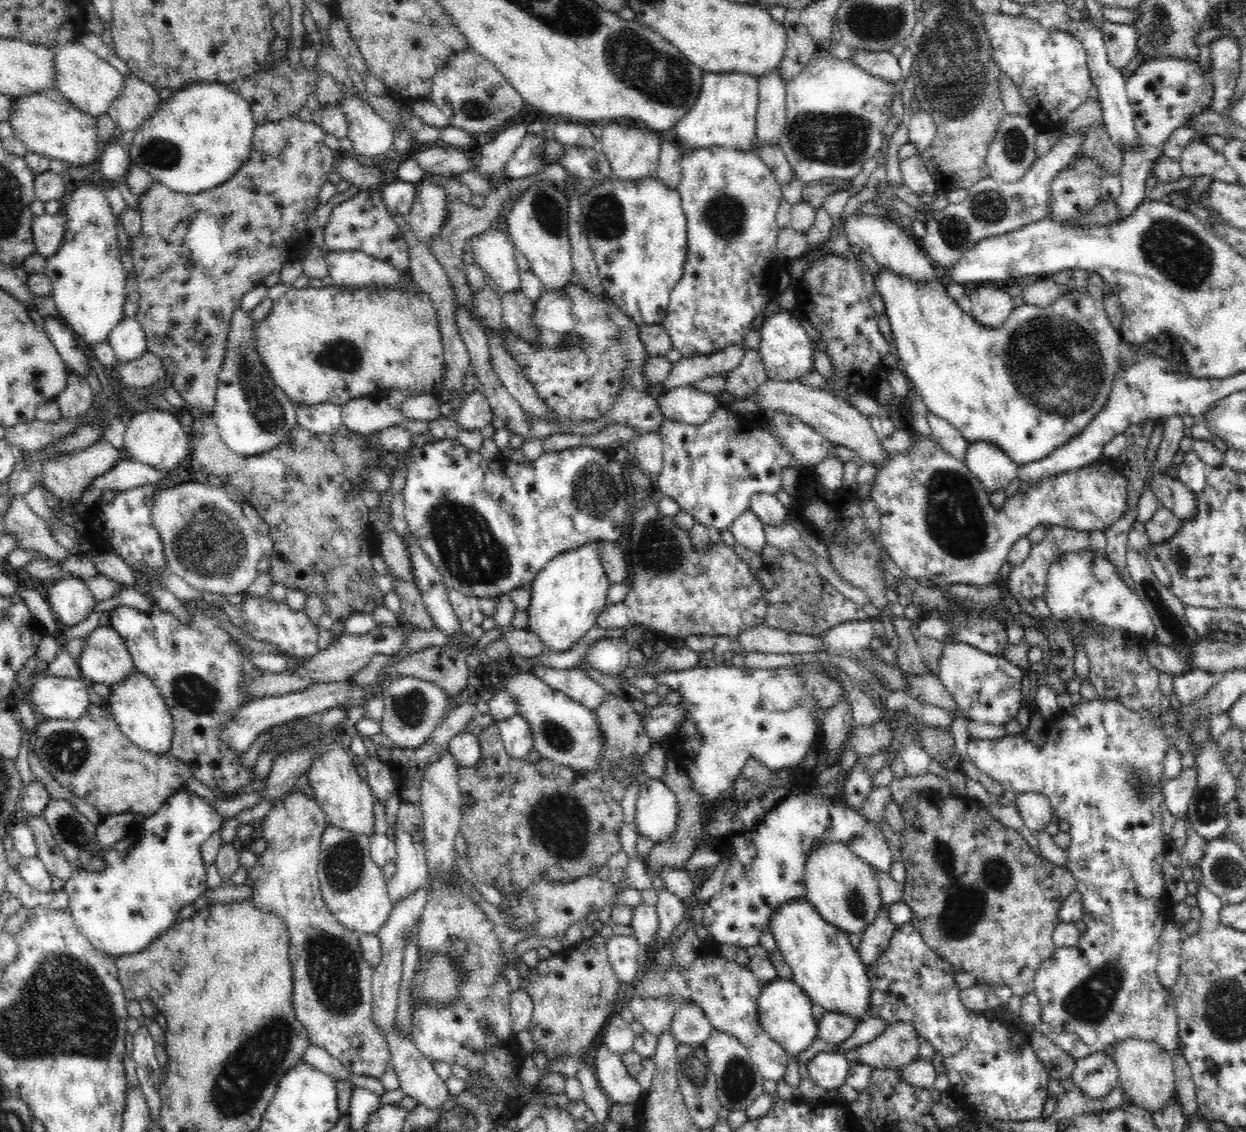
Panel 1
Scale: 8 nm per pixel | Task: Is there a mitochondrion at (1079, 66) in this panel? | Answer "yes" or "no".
no

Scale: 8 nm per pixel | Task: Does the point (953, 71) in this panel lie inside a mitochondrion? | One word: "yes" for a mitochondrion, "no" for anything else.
yes

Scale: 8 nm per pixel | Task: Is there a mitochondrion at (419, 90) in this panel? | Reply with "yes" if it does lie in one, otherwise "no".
no

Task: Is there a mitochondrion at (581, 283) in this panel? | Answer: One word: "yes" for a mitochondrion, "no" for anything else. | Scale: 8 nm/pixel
no

